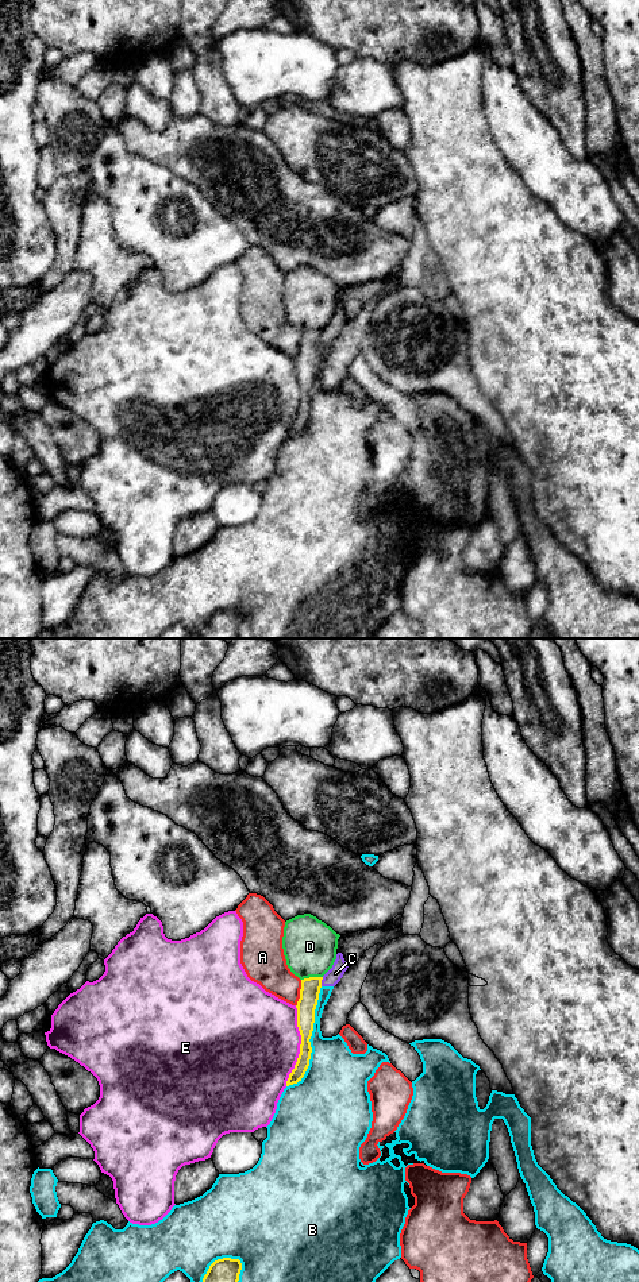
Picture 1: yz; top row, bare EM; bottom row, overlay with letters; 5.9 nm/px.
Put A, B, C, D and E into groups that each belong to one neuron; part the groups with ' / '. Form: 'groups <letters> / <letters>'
groups A / B C / D / E

